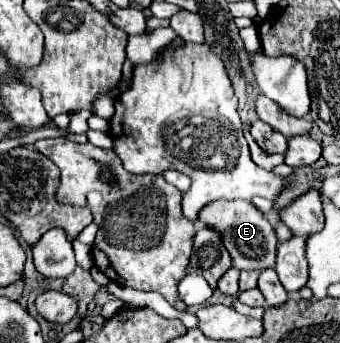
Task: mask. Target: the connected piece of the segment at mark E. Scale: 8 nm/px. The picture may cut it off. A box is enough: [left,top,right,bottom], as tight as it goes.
[196,200,276,270]

